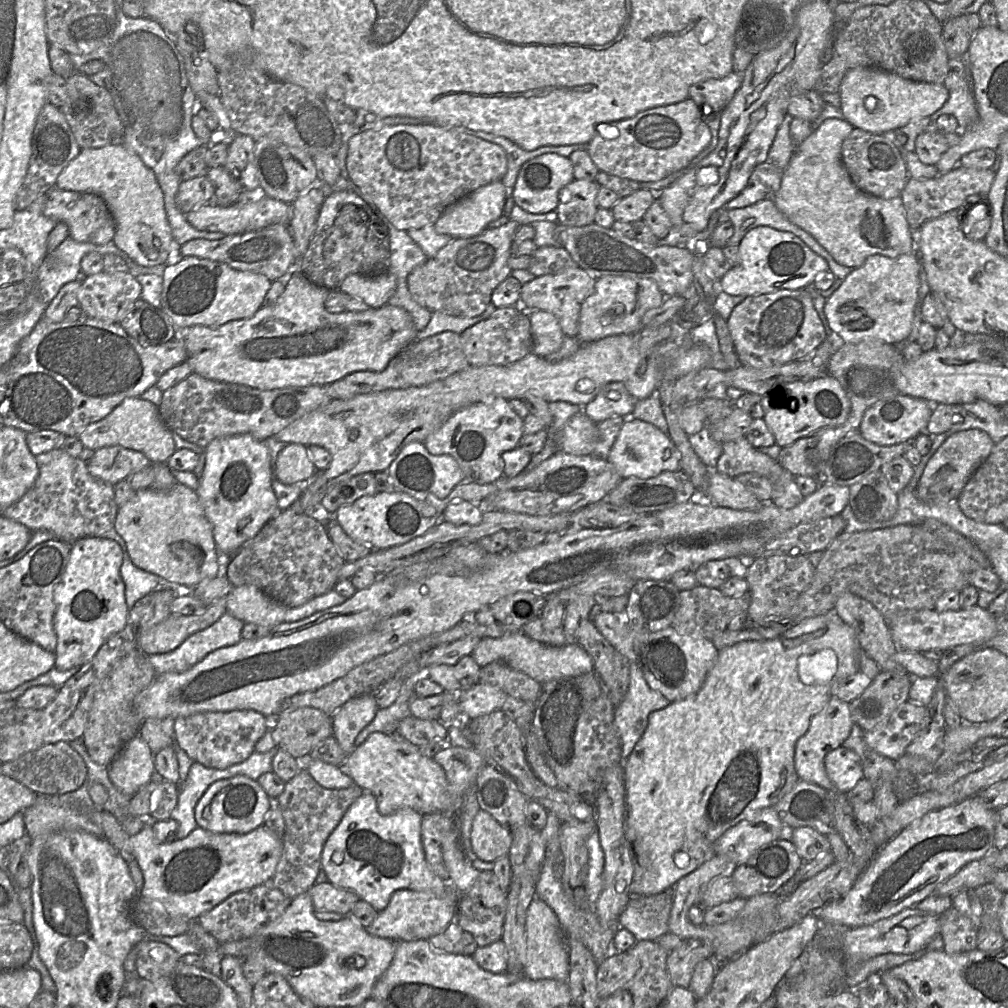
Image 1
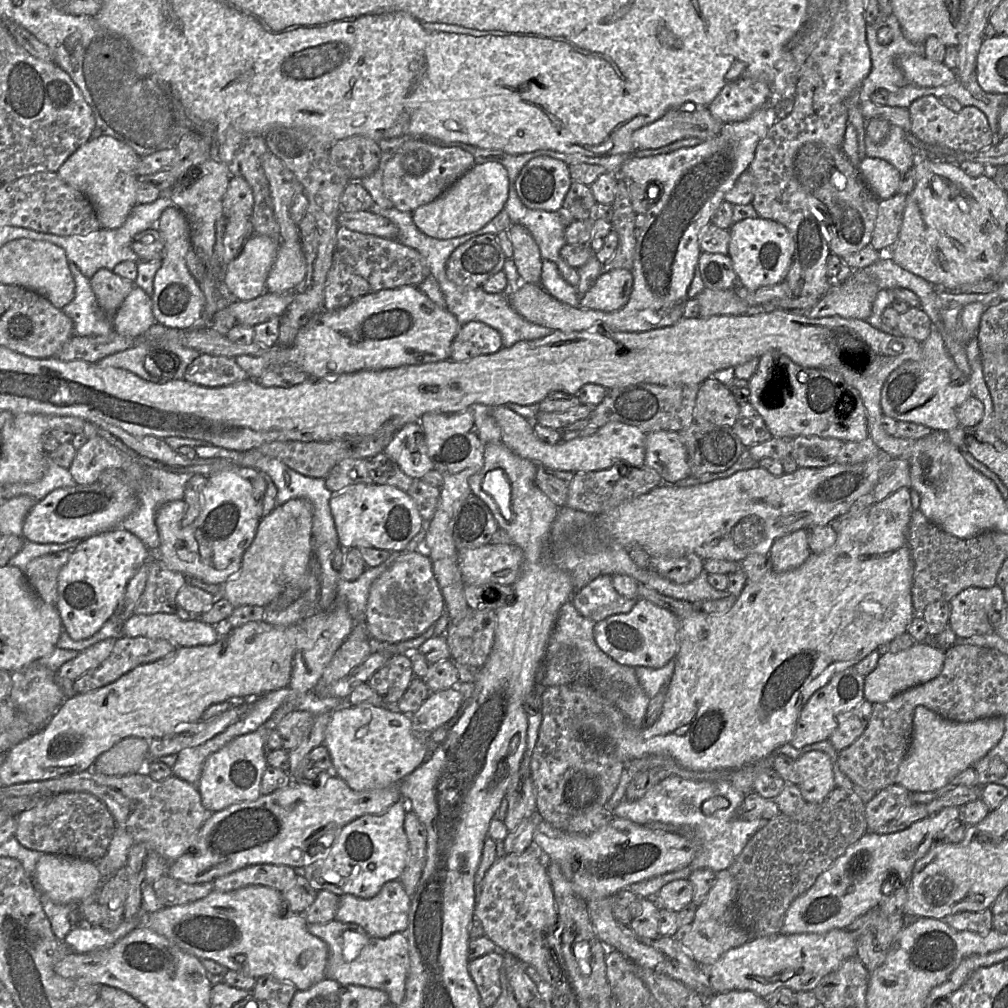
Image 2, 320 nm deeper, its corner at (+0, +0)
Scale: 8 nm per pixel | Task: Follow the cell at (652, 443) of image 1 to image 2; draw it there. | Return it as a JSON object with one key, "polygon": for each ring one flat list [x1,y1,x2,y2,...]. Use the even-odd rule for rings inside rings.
{"polygon":[[506,405,494,406,493,416,501,429,501,441,512,452,552,469,575,473,608,469,616,463,640,466,645,462,646,433,632,425,611,421,599,427,591,436,548,444,536,436,532,420,517,414]]}

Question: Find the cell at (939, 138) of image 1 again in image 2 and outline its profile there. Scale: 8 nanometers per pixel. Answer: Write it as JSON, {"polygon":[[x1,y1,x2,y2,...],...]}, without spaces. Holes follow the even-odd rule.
{"polygon":[[928,95,915,100,909,107,909,113,911,119,909,133,929,145,954,151,975,152,988,148,996,140,987,117,974,106,965,106,959,112,954,112,943,106,937,97]]}

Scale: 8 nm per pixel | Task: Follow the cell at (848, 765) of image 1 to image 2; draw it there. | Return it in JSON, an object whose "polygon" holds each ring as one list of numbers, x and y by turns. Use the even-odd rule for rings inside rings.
{"polygon":[[820,750,804,753,795,761,798,787,806,802,818,803,836,787,829,755]]}

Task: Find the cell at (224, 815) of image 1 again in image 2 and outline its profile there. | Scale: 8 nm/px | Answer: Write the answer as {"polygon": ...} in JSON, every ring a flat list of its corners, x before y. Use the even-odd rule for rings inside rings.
{"polygon":[[258,732,238,736,212,753,206,759,197,783,203,806,215,813,232,804,257,800,261,795,262,776,268,766,266,753,267,748]]}

